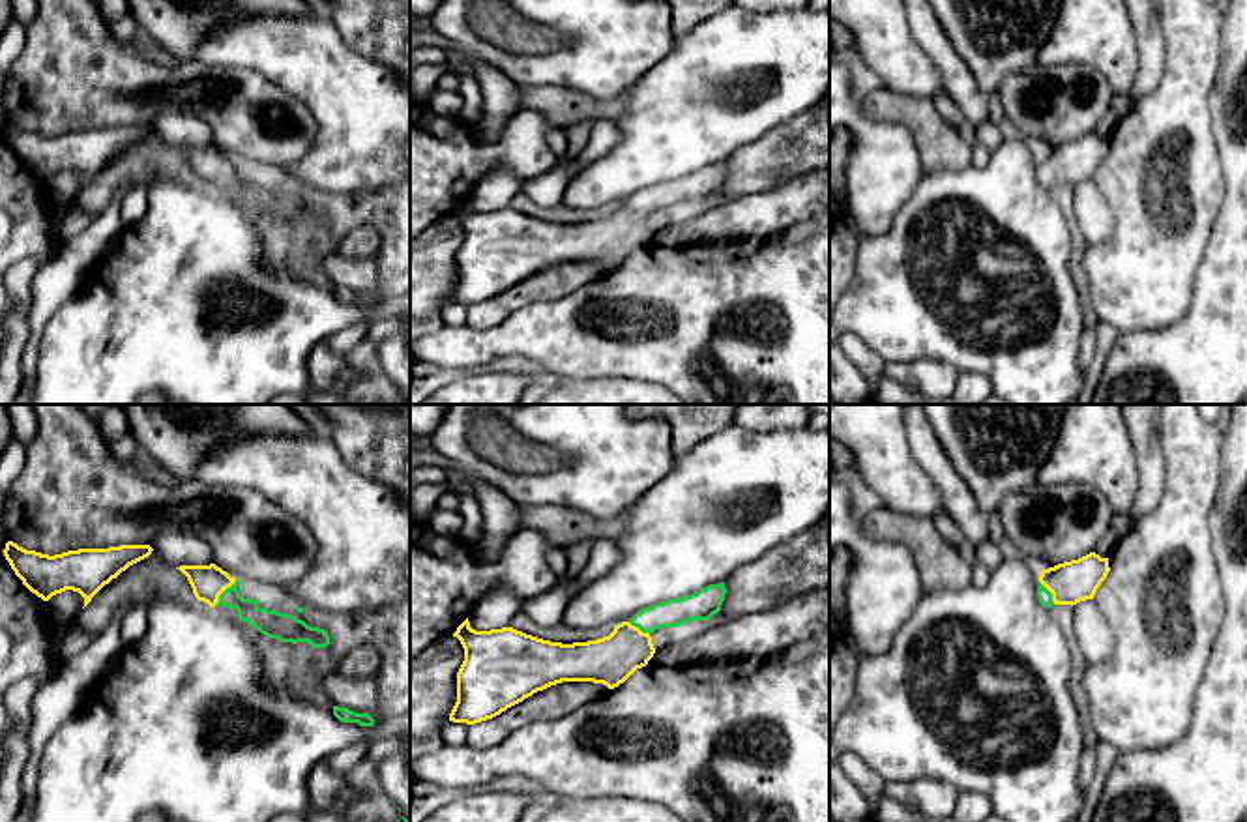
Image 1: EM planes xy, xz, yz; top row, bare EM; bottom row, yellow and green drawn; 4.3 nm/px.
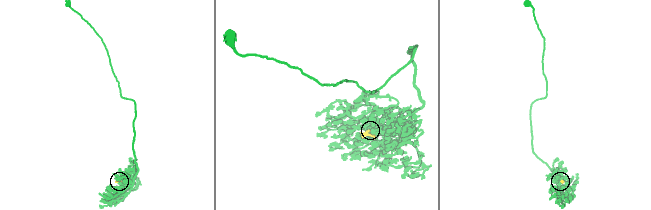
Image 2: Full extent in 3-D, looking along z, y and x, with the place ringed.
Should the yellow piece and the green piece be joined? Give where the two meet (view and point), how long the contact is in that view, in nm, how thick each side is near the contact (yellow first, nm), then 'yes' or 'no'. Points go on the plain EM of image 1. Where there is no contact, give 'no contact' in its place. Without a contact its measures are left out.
xy (223, 171) | 150 nm | 150/110 nm | yes

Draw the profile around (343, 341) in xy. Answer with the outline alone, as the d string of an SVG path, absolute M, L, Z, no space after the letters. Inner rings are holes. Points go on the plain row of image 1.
M358 322L339 330L324 343L331 352L346 356L363 337L367 337L367 333L369 333L369 324Z

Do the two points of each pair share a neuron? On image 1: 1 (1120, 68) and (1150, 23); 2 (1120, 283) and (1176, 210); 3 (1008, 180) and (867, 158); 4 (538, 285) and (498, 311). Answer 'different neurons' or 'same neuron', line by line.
1: different neurons
2: same neuron
3: different neurons
4: same neuron

